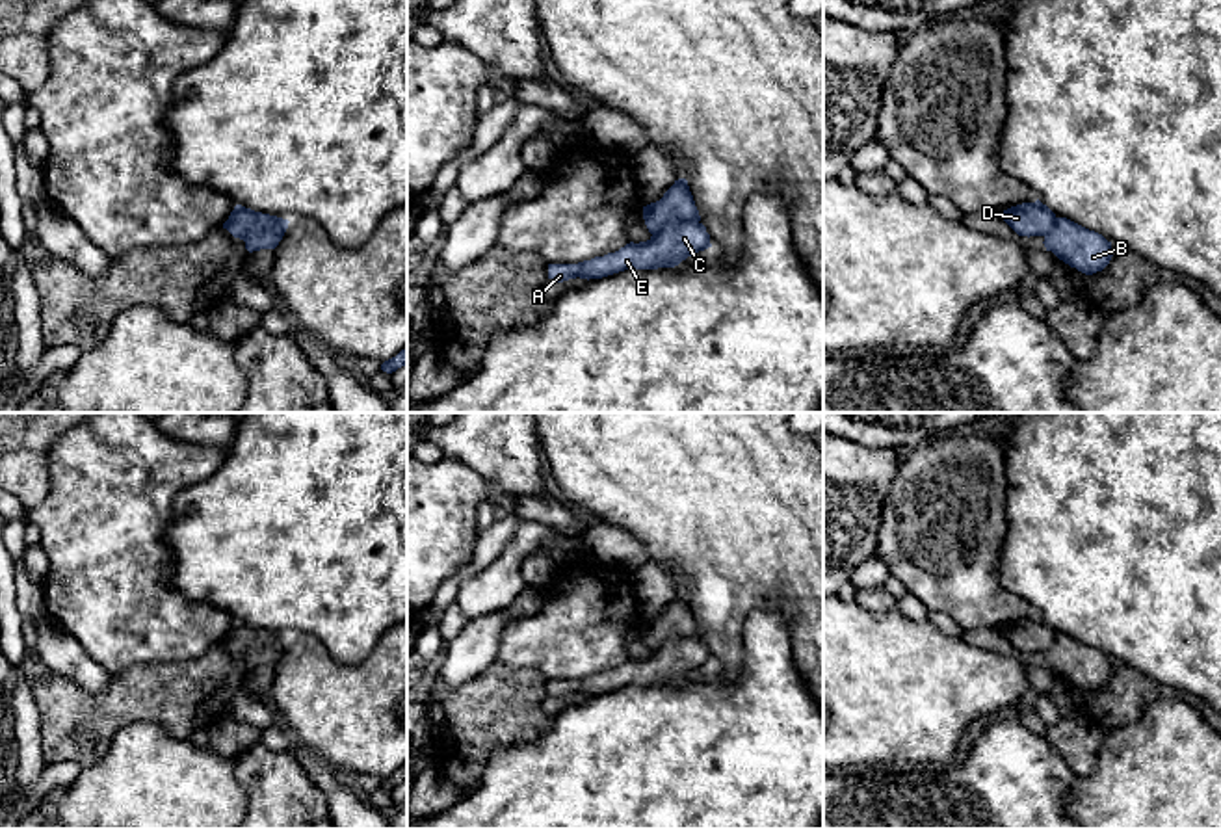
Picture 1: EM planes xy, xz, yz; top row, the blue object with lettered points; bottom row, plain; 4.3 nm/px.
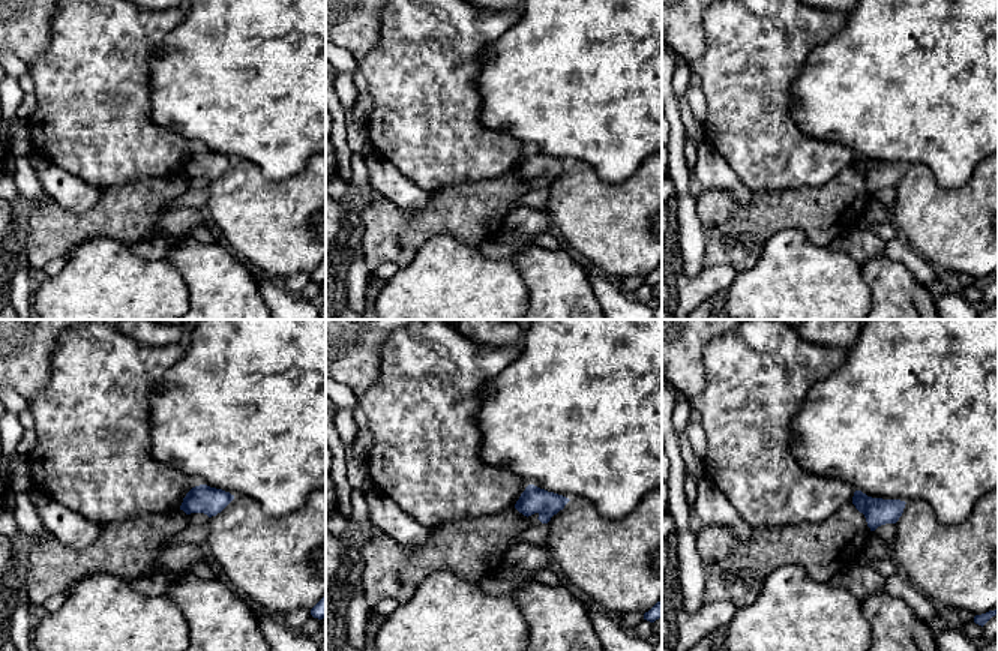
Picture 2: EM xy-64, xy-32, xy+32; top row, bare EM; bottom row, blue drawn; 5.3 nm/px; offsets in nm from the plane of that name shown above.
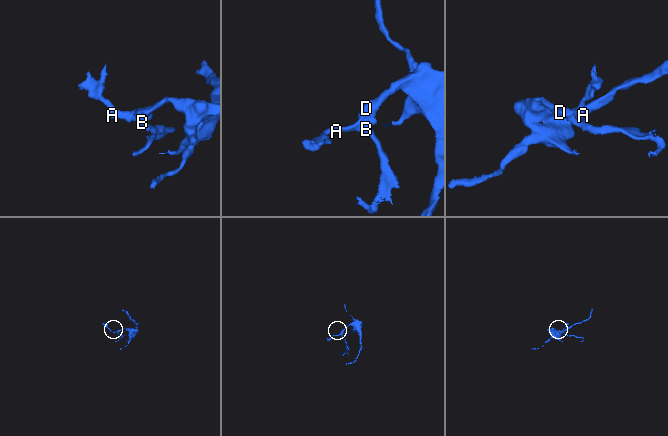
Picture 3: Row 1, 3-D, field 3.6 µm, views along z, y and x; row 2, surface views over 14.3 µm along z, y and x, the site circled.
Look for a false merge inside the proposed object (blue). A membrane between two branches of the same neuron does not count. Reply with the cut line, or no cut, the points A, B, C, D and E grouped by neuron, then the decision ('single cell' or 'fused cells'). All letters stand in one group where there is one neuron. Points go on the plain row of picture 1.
cut xz (697, 638), (669, 638), (653, 651); groups A B C E / D; fused cells

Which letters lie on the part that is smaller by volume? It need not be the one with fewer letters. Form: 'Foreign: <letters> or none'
Foreign: A, B, C, E

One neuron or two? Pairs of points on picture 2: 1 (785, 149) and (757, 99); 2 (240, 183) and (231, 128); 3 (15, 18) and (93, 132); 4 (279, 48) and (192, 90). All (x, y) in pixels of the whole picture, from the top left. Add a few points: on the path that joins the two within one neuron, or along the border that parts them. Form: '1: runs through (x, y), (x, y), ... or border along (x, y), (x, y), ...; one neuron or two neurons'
1: runs through (773, 137), (757, 120), (757, 111); one neuron
2: border along (234, 159), (249, 159), (266, 179); two neurons
3: border along (51, 20), (50, 42), (42, 51), (26, 62); two neurons
4: runs through (258, 63), (237, 63), (221, 78), (213, 80); one neuron

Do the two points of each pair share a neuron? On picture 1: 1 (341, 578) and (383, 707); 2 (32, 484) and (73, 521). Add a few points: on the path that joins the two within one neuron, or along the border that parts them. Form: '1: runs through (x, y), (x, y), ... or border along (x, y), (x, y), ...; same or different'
1: border along (387, 629), (352, 664), (341, 664), (324, 647); different
2: border along (51, 452), (51, 489), (28, 510); different

